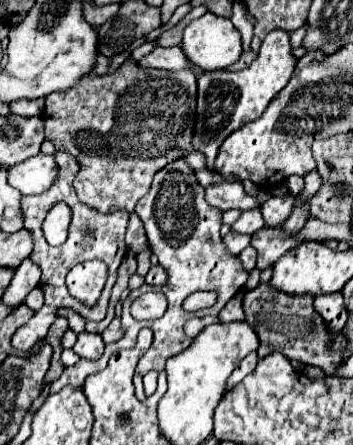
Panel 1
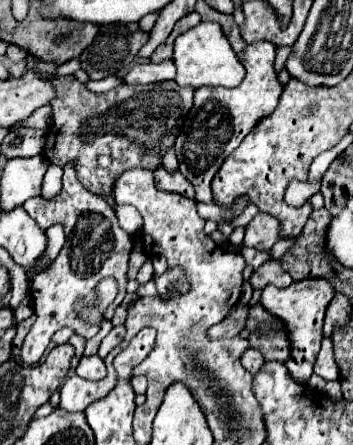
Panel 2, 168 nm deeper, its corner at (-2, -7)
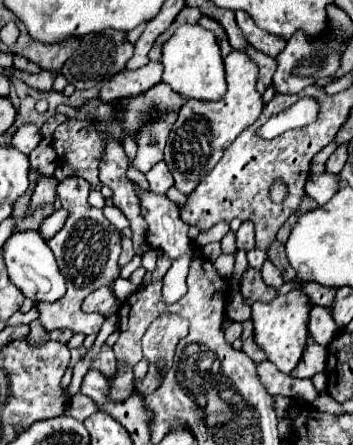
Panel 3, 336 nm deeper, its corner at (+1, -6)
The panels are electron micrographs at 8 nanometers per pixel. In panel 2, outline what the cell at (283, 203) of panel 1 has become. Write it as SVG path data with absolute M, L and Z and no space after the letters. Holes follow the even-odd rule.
M258 212L252 222L246 226L244 246L254 246L258 250L270 250L280 240L282 224L276 216Z

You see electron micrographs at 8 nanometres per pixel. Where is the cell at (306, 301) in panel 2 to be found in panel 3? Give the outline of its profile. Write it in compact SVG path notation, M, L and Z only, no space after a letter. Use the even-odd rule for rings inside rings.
M297 289L287 295L279 295L271 303L255 303L251 307L253 321L253 337L255 343L265 351L267 361L271 361L279 371L289 373L297 367L299 355L303 355L303 343L307 339L307 315L311 311L309 297Z

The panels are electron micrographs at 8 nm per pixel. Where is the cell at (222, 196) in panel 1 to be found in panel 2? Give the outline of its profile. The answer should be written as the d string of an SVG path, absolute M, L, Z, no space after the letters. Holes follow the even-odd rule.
M254 42L246 46L246 52L240 56L246 66L246 78L236 88L210 88L202 86L194 94L194 106L186 116L184 128L176 138L176 156L180 162L180 172L190 180L196 188L196 200L204 204L214 204L214 194L210 182L216 174L216 162L224 162L224 158L240 146L244 136L262 120L272 114L278 106L280 94L284 90L278 74L274 70L276 46L270 42Z

